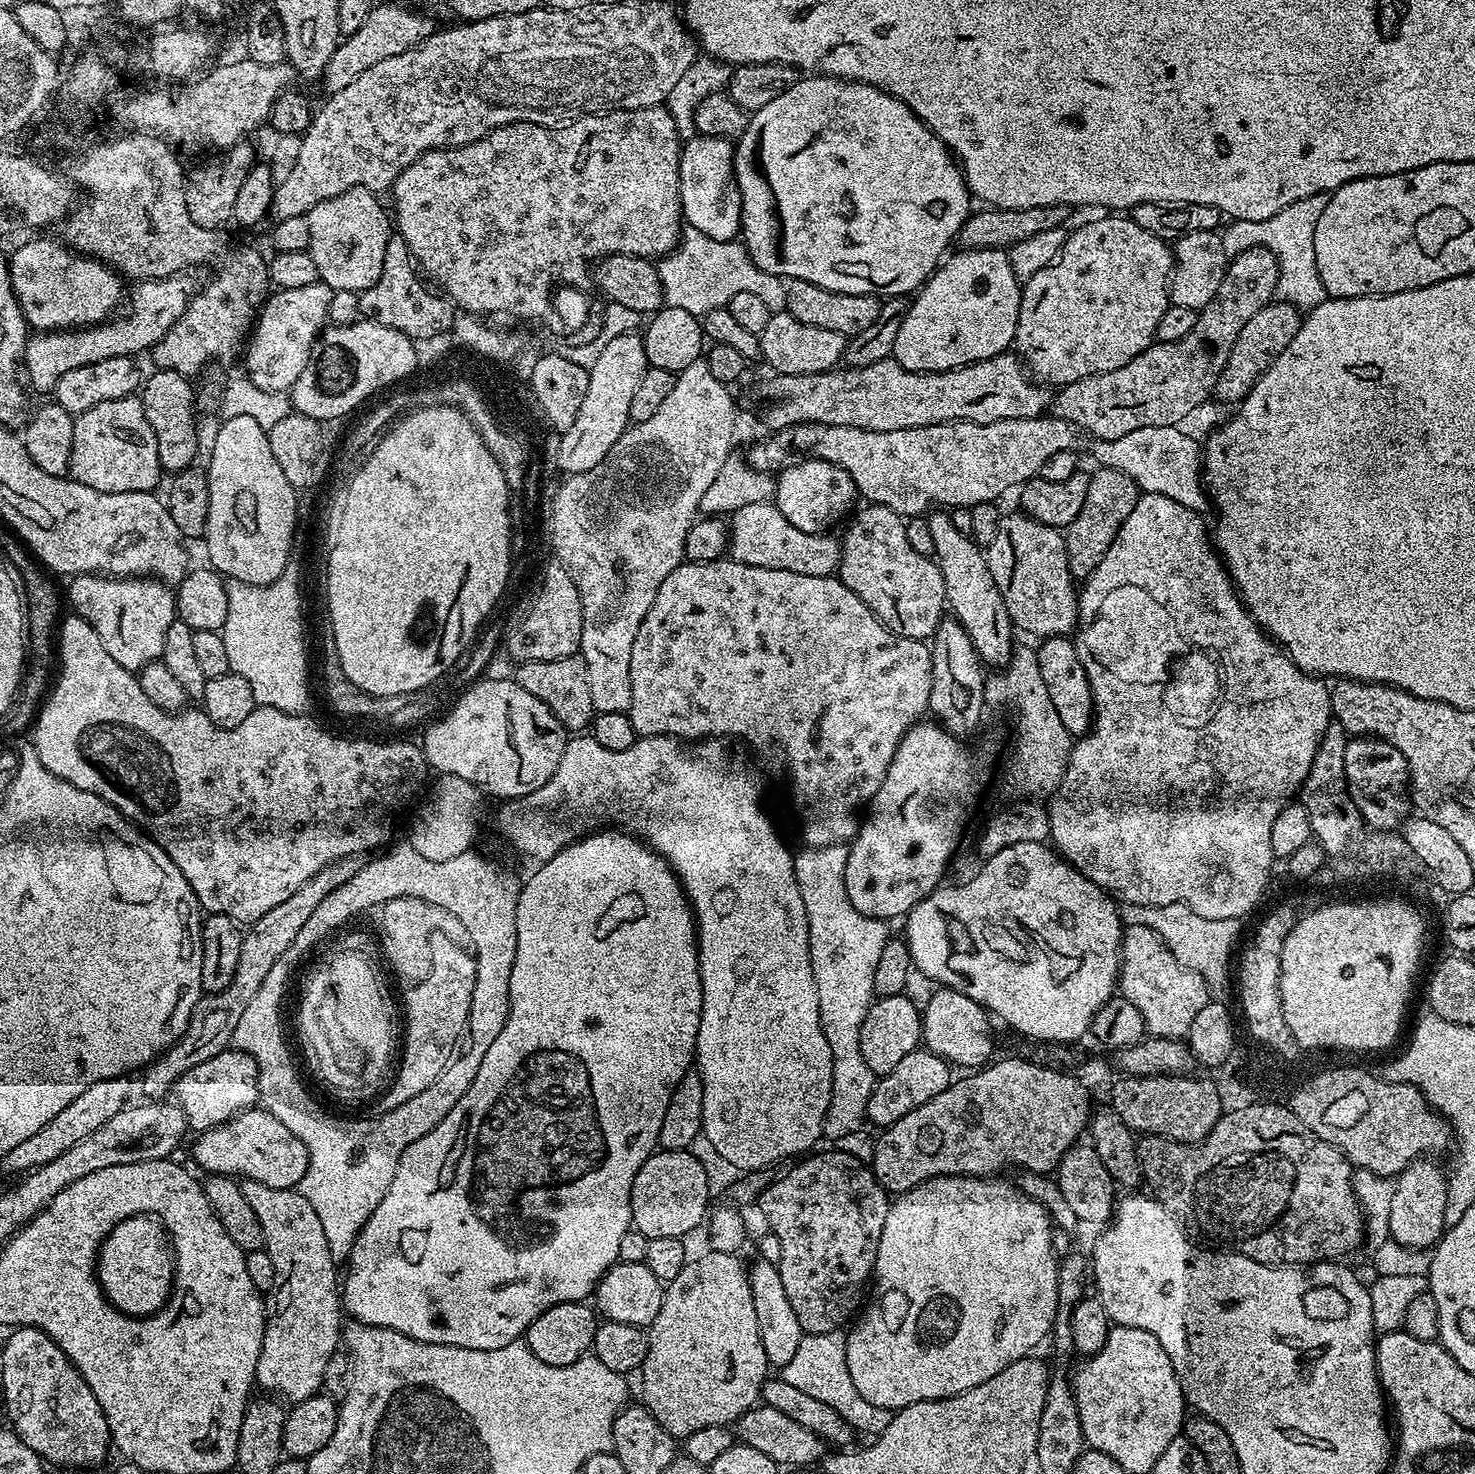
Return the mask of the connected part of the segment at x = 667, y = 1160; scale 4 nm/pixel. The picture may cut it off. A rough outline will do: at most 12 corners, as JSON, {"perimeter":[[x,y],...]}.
{"perimeter":[[657,1150],[632,1187],[648,1240],[705,1223],[708,1172],[688,1150]]}

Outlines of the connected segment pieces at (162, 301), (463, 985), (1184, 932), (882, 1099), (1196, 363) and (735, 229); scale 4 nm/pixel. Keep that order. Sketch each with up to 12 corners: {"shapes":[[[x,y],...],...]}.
{"shapes":[[[135,281],[132,312],[33,335],[31,391],[102,358],[147,353],[182,318],[198,284]],[[434,932],[430,970],[404,996],[408,1060],[385,1113],[452,1063],[465,1035],[476,957]],[[1185,904],[1123,909],[1150,926],[1209,986],[1229,979],[1240,920],[1211,920]],[[923,1046],[877,1079],[867,1119],[889,1128],[942,1094],[953,1065]],[[1266,247],[1231,257],[1186,338],[1051,397],[1098,440],[1183,425],[1215,393],[1242,326],[1280,277]],[[683,141],[683,223],[719,240],[741,235],[733,141]]]}

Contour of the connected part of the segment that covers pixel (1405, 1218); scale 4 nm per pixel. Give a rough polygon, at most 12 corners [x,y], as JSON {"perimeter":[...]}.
{"perimeter":[[1421,1158],[1395,1177],[1389,1237],[1428,1250],[1444,1235],[1448,1176]]}

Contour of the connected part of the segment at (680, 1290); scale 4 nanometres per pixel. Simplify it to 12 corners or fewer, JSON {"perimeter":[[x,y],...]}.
{"perimeter":[[748,1269],[667,1281],[638,1372],[673,1438],[728,1426],[770,1376]]}

